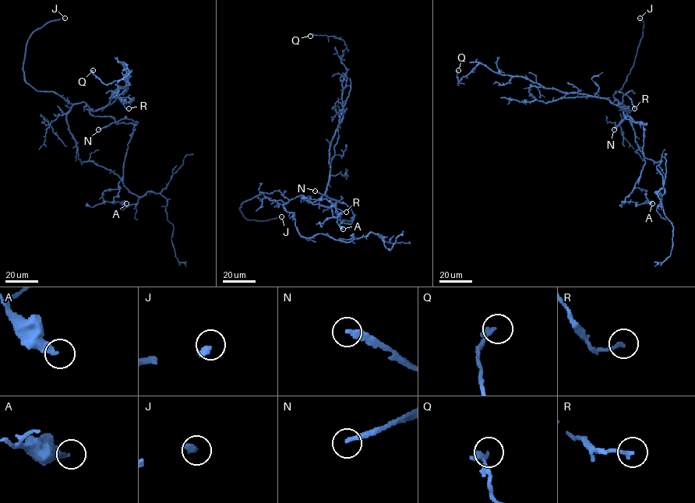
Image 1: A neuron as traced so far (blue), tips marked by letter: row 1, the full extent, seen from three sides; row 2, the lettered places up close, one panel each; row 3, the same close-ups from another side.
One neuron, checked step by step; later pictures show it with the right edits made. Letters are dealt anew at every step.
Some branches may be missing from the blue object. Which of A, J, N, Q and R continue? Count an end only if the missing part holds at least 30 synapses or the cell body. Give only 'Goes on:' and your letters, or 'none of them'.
Goes on: J, N

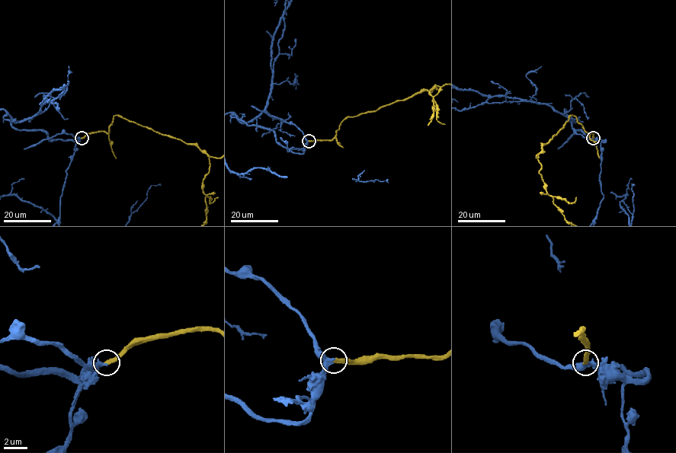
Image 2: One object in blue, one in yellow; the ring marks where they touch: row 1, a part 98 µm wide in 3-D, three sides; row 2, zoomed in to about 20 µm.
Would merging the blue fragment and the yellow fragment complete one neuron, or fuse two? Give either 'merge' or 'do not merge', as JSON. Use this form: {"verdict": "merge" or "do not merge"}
{"verdict": "merge"}

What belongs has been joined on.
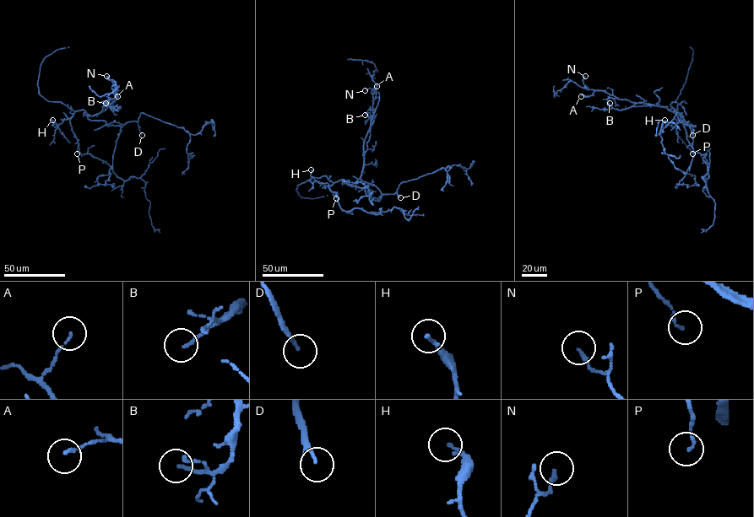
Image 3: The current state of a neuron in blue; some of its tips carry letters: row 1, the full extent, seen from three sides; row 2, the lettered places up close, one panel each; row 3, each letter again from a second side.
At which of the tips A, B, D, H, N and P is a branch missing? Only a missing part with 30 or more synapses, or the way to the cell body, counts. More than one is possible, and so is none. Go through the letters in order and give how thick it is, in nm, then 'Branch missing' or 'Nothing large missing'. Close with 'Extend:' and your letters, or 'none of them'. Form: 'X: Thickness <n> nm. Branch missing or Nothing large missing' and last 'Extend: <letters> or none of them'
A: Thickness 90 nm. Nothing large missing
B: Thickness 130 nm. Nothing large missing
D: Thickness 140 nm. Branch missing
H: Thickness 150 nm. Nothing large missing
N: Thickness 150 nm. Nothing large missing
P: Thickness 110 nm. Nothing large missing
Extend: D

